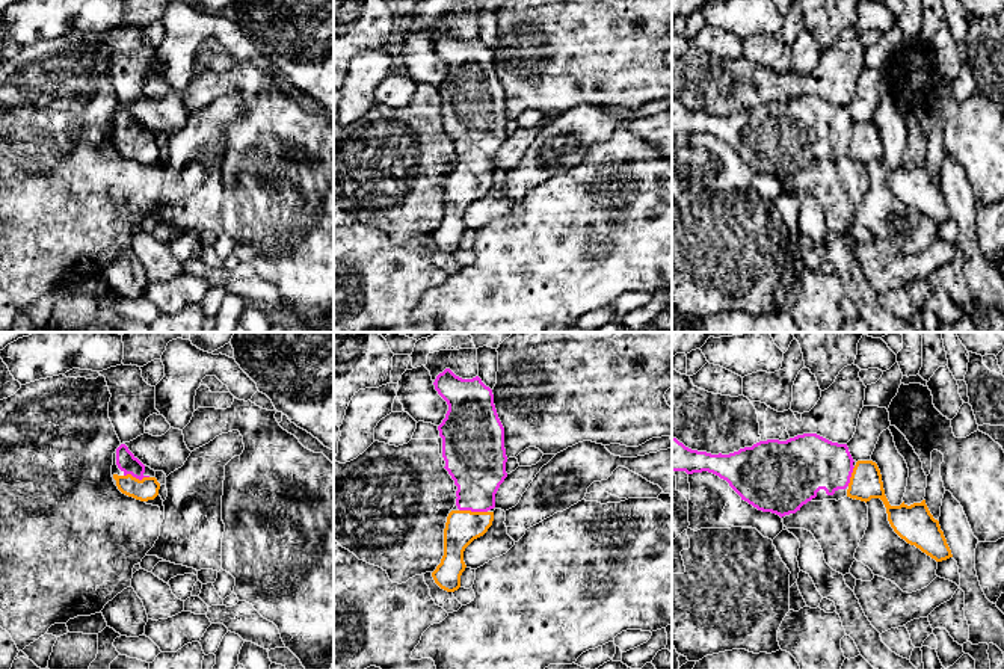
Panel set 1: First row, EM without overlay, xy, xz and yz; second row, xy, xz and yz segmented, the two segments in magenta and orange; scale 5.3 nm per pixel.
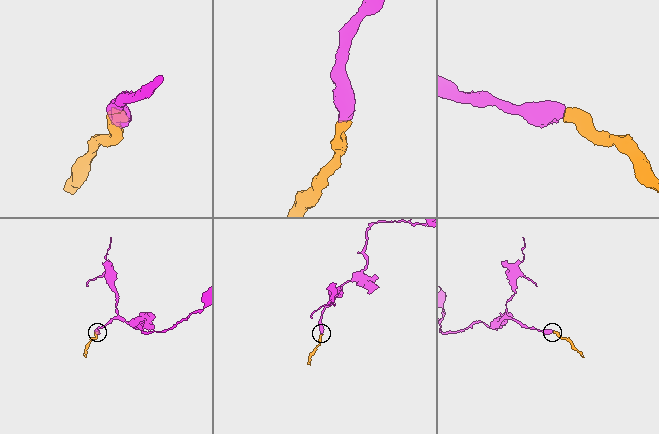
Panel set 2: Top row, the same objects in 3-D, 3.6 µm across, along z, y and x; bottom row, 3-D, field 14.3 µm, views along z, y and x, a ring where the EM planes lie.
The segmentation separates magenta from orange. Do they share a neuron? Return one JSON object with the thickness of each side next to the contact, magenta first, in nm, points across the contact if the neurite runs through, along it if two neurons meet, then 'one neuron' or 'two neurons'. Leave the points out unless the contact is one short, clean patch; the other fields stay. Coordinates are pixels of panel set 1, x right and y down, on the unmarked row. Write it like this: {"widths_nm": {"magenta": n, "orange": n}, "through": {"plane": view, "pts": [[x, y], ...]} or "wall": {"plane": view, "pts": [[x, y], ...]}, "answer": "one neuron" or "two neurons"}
{"widths_nm": {"magenta": 300, "orange": 180}, "through": {"plane": "xz", "pts": [[477, 126], [473, 172], [462, 189]]}, "answer": "one neuron"}

